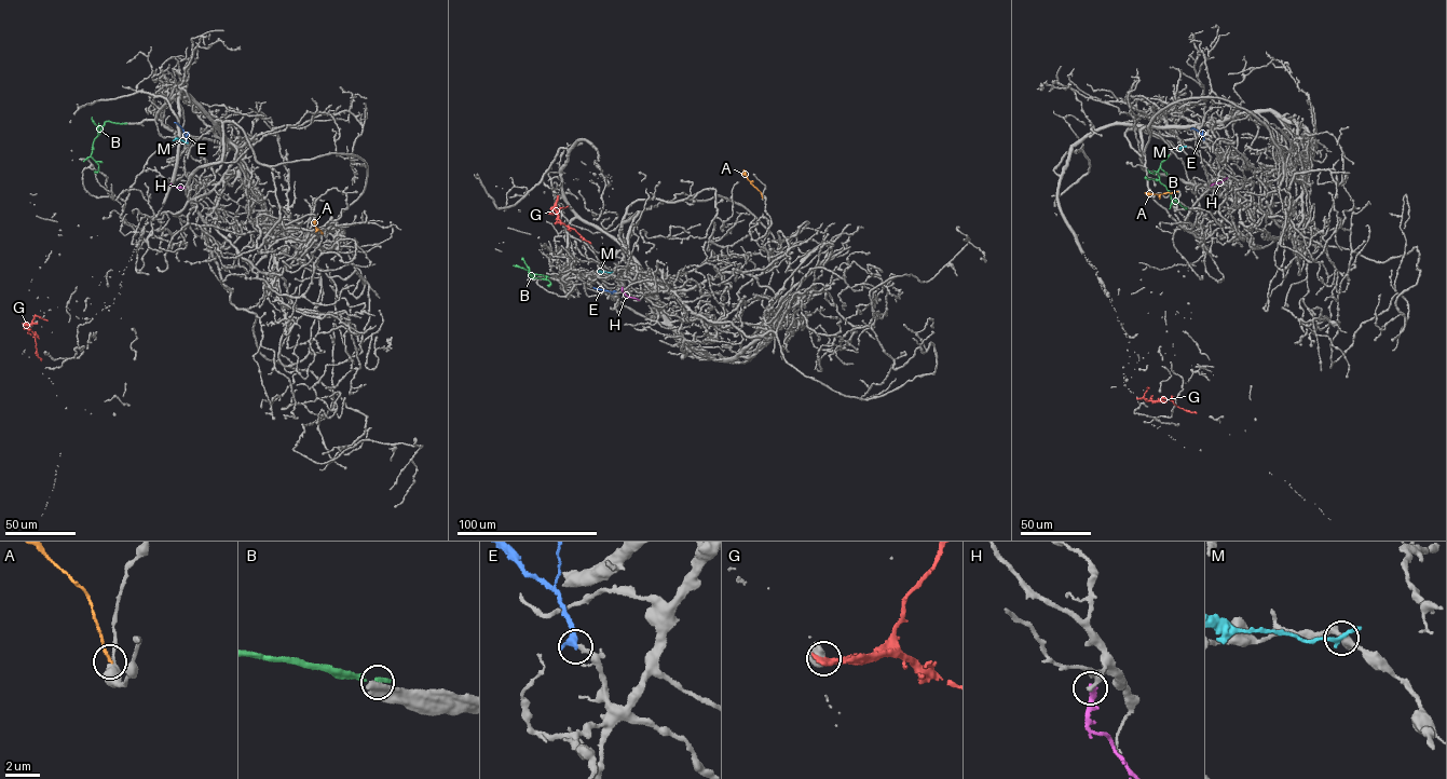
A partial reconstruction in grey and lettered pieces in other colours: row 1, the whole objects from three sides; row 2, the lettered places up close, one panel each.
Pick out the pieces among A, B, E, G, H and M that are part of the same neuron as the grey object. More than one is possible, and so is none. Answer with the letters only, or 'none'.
none

